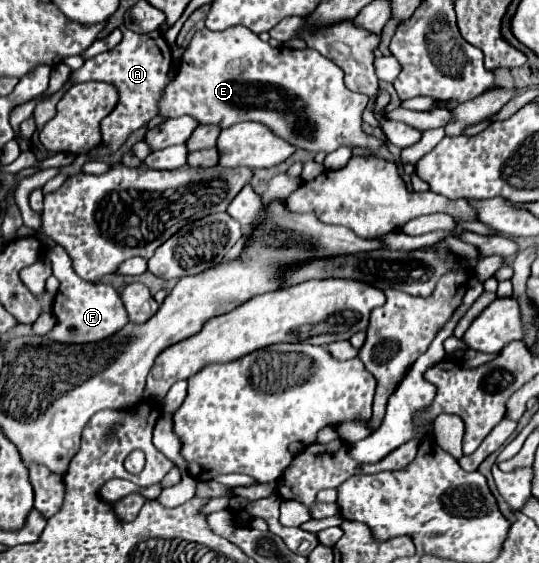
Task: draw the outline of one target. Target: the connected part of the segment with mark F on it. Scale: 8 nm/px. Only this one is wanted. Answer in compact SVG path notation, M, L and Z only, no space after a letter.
M59 245L47 251L47 257L53 263L53 275L61 281L61 287L53 301L53 313L57 317L57 325L47 335L49 339L61 341L61 343L93 343L93 341L107 339L109 335L113 335L115 331L119 331L129 323L121 297L111 285L95 285L91 281L81 279L73 271L69 255Z

